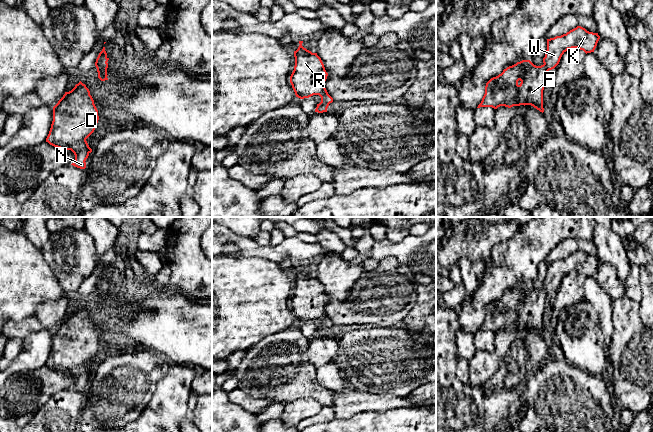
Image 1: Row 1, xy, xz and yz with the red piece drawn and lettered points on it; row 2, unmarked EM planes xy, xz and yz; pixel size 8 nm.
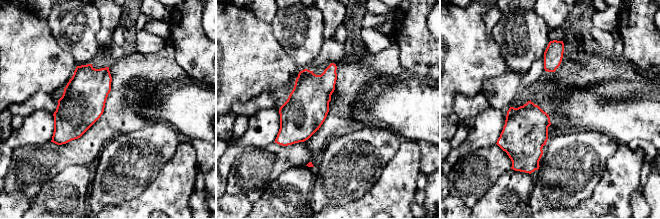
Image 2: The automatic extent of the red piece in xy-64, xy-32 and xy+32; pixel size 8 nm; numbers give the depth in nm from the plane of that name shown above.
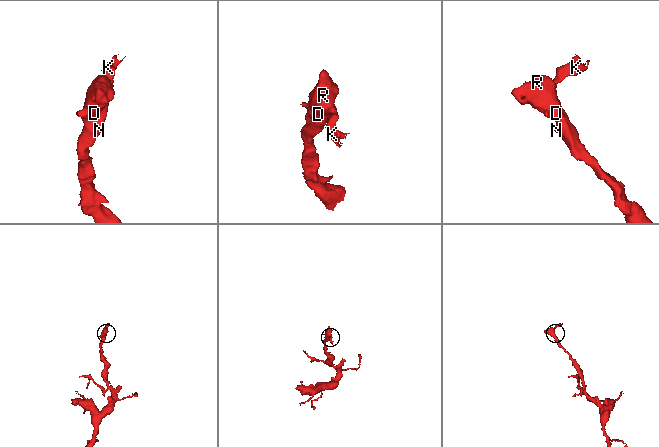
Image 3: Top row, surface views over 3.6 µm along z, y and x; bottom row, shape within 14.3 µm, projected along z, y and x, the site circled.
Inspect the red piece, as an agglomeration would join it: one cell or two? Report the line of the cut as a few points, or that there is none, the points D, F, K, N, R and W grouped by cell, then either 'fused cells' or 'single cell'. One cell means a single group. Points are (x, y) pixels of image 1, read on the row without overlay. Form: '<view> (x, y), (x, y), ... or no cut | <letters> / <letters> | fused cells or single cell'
no cut | D F K N R W | single cell

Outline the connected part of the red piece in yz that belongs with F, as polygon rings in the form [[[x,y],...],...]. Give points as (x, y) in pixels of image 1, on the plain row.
[[[581,250],[547,263],[543,289],[536,290],[530,284],[522,284],[507,291],[486,307],[485,318],[477,332],[531,329],[543,337],[543,314],[547,296],[559,288],[568,273],[577,272],[586,278],[594,276],[599,263],[598,257],[589,256]]]

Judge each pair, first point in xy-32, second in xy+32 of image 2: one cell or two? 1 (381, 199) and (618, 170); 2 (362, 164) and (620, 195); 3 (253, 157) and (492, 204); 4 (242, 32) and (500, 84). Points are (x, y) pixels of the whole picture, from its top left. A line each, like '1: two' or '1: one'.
1: one
2: two
3: two
4: two

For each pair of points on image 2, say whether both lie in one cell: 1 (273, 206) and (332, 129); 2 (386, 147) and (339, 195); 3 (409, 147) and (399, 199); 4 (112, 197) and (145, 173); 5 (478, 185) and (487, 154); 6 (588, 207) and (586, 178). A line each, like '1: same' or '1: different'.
1: different
2: same
3: same
4: same
5: same
6: different

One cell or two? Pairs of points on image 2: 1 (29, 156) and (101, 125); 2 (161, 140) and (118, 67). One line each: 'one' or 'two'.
1: one
2: two

